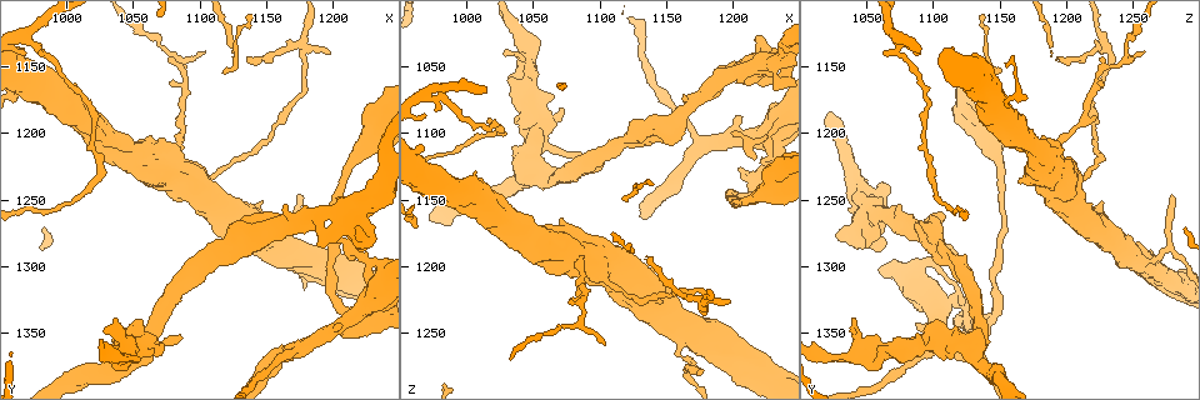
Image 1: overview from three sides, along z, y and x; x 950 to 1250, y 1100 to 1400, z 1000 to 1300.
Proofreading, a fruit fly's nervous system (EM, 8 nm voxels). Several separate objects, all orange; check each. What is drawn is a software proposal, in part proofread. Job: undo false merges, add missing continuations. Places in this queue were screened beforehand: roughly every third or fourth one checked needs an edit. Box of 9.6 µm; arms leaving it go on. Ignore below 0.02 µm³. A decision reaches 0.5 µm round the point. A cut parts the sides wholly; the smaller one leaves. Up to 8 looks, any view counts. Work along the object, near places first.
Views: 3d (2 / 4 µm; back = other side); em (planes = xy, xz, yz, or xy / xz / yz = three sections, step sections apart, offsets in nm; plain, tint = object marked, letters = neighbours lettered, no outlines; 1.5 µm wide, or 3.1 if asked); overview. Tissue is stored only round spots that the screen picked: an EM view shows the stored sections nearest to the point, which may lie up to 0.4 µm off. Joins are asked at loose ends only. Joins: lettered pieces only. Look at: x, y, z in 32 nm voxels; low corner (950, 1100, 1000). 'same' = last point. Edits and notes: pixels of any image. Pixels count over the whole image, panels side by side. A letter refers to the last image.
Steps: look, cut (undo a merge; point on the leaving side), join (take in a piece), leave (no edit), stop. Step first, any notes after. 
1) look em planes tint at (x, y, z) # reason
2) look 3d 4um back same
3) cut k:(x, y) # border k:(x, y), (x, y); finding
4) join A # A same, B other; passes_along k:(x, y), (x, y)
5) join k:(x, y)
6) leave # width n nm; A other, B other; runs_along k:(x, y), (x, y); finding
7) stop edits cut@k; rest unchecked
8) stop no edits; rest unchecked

look em planes letters at (1106, 1230, 1210) # calibre changes

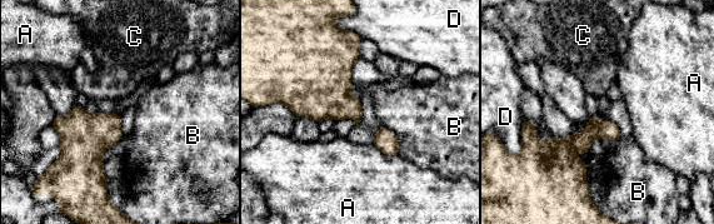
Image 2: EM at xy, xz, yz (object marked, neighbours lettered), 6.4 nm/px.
leave # longest_contact B 220 nm; A other, B other, C other, D other; runs_along 2:(527, 128), (543, 148), (617, 137); all the same cell

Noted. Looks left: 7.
look em planes letters at (1178, 1132, 1230) # sharp bend

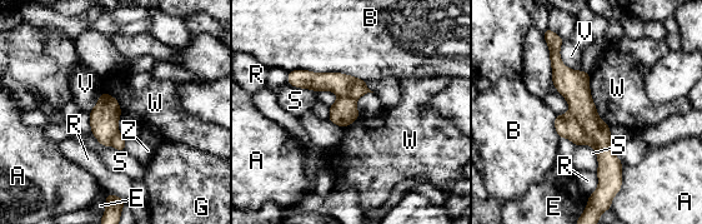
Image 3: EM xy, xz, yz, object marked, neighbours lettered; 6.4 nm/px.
cut 3:(566, 125) # width 180 nm; longest_contact B 500 nm; A other, B other, E other, G other, R other, S other, V other, W other, Z other; two cells meet here

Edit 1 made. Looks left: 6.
look 3d 2um at (1204, 1342, 1088)

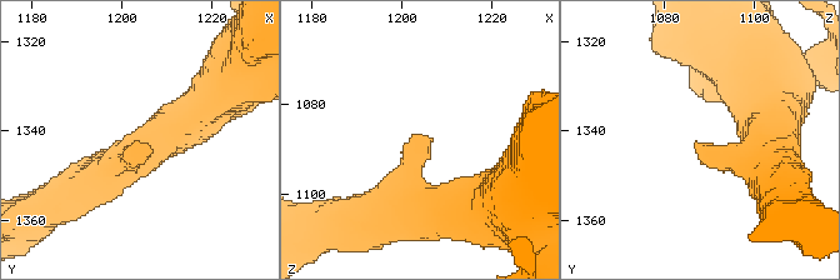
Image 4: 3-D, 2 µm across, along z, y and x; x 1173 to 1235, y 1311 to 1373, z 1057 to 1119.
look em xz step 4 tint at (1203, 1342, 1088) # arm_widths 300, 360 nm

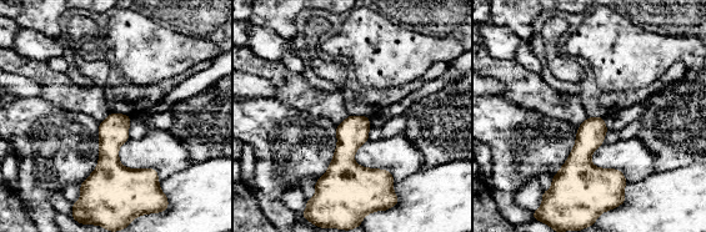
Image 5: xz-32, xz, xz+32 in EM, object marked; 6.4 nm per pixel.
look em planes letters same

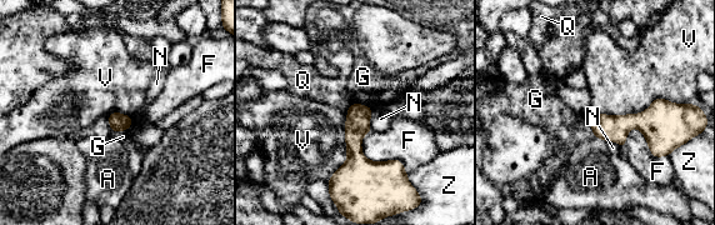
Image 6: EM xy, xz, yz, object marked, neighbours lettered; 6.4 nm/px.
leave # A other, F other, G other, N other, Q other, V other, Z other; no lettered piece goes on from it

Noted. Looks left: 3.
stop edits cut@3; rest unchecked

